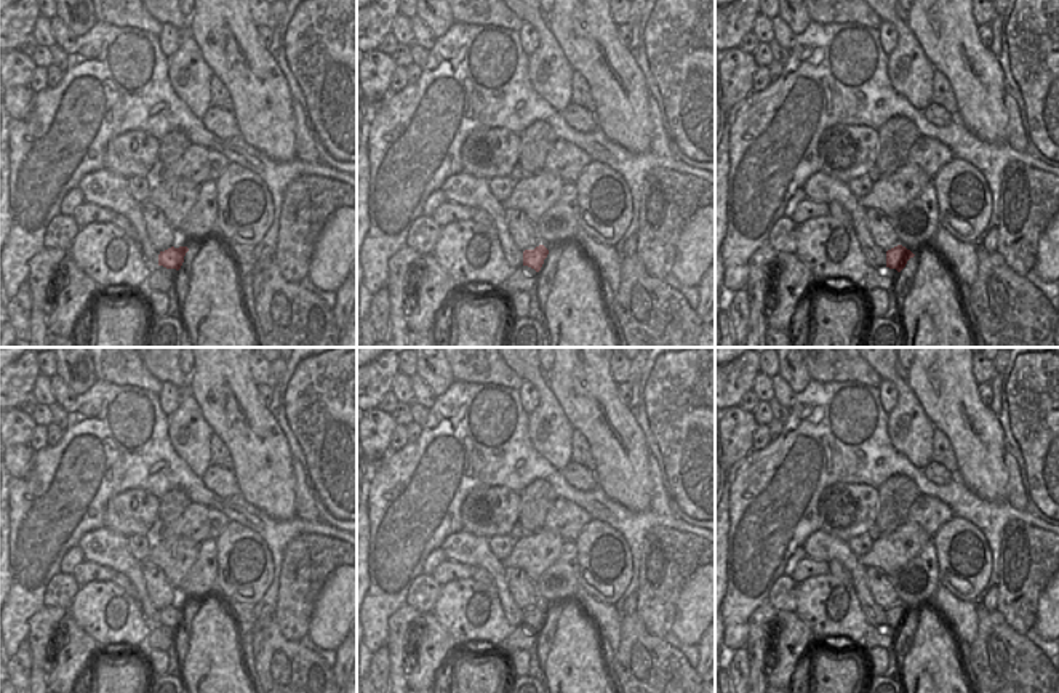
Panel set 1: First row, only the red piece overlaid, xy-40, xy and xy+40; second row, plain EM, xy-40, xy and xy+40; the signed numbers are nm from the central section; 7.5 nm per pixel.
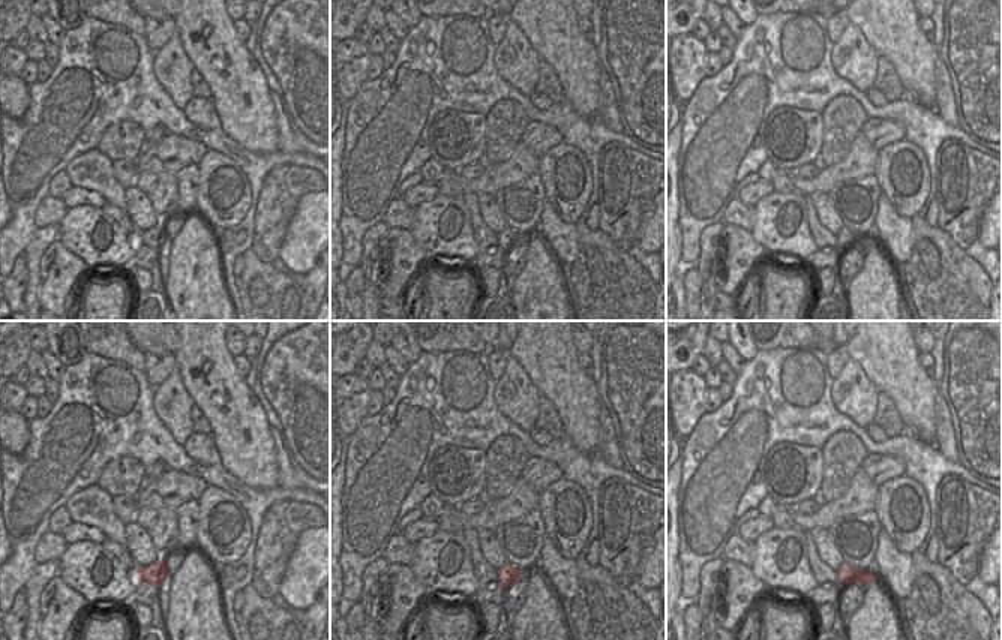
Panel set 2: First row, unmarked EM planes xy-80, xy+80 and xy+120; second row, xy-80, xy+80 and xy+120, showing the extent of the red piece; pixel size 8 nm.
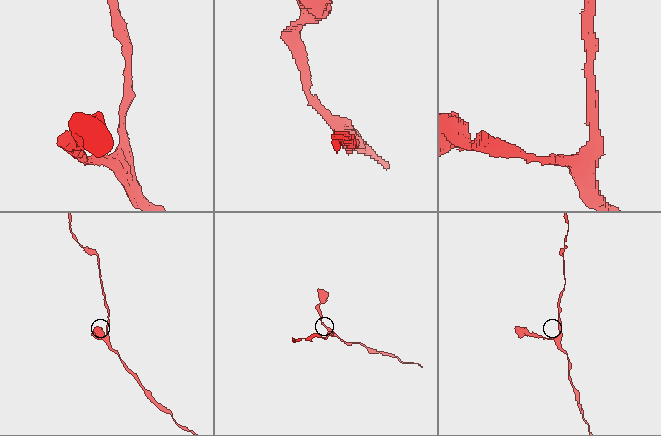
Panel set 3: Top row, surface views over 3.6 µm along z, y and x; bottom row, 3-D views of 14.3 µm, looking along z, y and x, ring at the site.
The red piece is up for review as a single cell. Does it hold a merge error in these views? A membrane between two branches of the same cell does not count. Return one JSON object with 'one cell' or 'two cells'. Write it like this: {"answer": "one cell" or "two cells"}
{"answer": "one cell"}

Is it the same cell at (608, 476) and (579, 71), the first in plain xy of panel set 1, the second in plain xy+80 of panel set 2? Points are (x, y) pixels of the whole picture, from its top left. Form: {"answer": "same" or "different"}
{"answer": "same"}

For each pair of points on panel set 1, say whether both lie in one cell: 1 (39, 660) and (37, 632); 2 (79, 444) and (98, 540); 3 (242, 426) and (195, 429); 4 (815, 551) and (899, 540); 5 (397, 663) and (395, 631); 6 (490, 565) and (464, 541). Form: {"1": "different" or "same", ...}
{"1": "same", "2": "different", "3": "different", "4": "different", "5": "same", "6": "same"}

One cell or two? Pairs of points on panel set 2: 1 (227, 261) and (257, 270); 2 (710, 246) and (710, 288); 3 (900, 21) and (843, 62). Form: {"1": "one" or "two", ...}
{"1": "two", "2": "one", "3": "two"}

